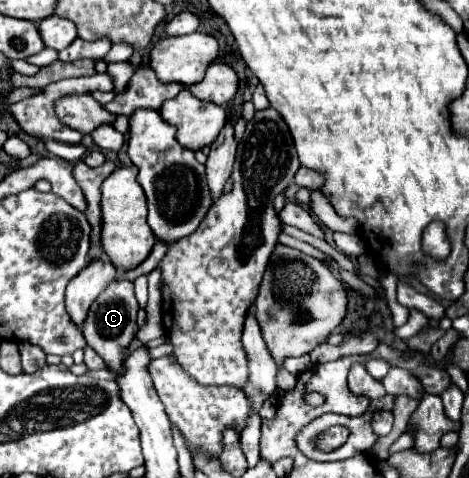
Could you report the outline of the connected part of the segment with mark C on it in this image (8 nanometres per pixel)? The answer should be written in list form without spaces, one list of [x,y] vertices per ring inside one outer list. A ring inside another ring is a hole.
[[[114,281],[108,285],[108,289],[94,301],[88,319],[82,327],[86,343],[106,361],[106,367],[116,375],[124,373],[124,357],[126,349],[136,337],[138,325],[136,325],[136,313],[138,313],[138,301],[134,297],[134,285],[130,281]]]

